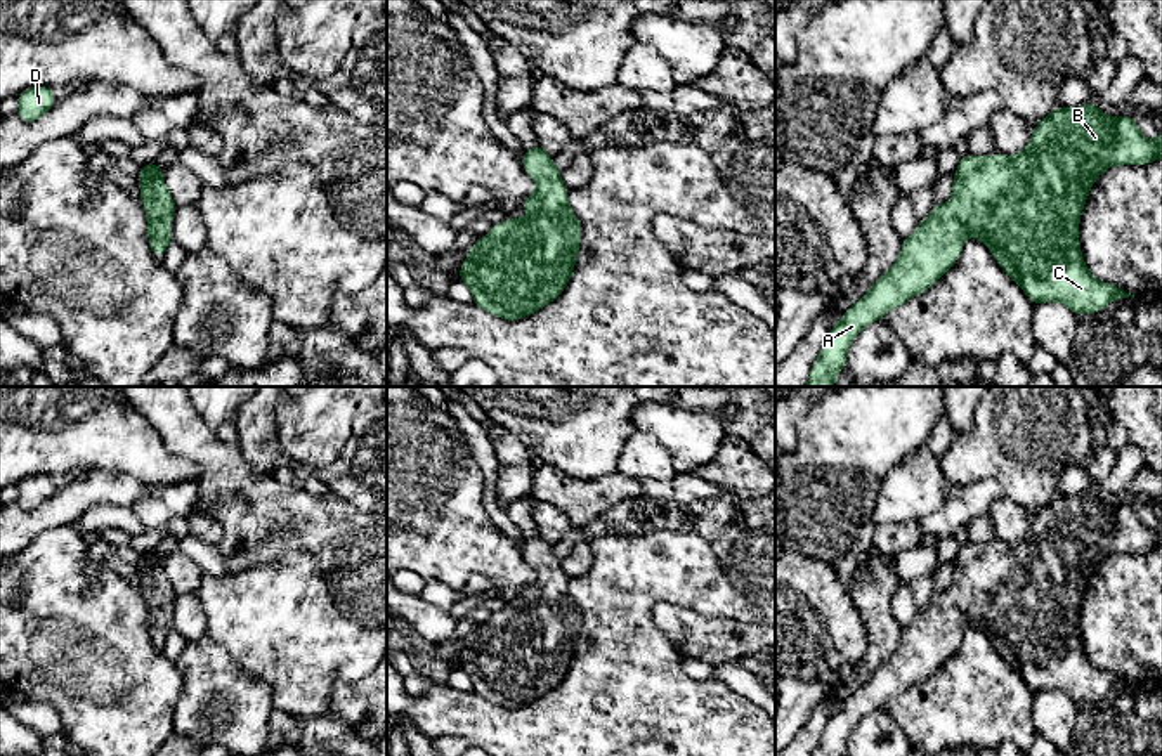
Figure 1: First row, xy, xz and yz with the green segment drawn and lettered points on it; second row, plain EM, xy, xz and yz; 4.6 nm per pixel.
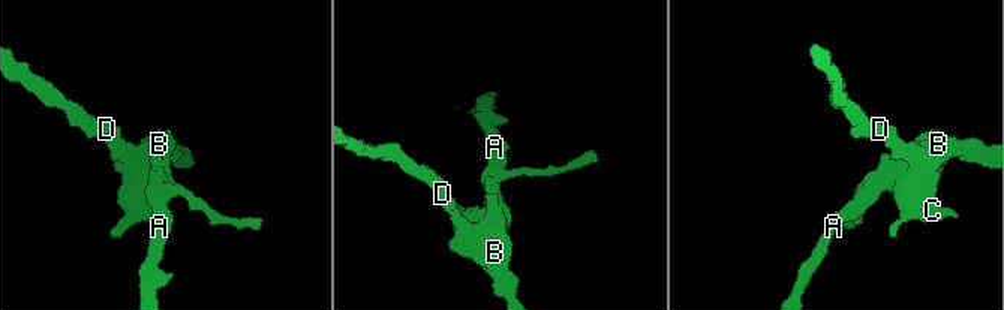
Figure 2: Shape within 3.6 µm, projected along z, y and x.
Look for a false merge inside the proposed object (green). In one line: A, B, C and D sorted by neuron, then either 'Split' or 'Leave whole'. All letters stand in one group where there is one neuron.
Groups: A B C D. Leave whole

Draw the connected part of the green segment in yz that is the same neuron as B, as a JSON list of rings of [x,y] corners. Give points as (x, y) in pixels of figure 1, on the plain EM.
[[[1094,489],[1080,496],[1054,496],[1035,512],[1030,531],[1016,544],[961,544],[952,586],[933,593],[930,605],[904,628],[893,655],[831,714],[812,756],[845,756],[850,732],[860,718],[943,666],[961,645],[969,622],[989,635],[1034,694],[1058,690],[1080,704],[1105,699],[1115,687],[1134,685],[1089,662],[1079,633],[1080,602],[1094,569],[1107,557],[1146,553],[1160,546],[1162,518],[1152,531],[1141,524],[1134,505],[1112,506]]]

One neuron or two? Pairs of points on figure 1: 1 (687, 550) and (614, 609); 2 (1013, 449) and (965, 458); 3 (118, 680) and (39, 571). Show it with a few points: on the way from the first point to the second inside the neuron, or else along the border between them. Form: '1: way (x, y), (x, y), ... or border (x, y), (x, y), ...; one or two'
1: way (670, 567), (656, 567), (632, 592); one
2: way (1001, 449), (977, 455); one
3: way (101, 652), (99, 633), (65, 599); one

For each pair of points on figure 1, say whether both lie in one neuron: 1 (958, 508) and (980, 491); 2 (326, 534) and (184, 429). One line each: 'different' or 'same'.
1: same
2: same

